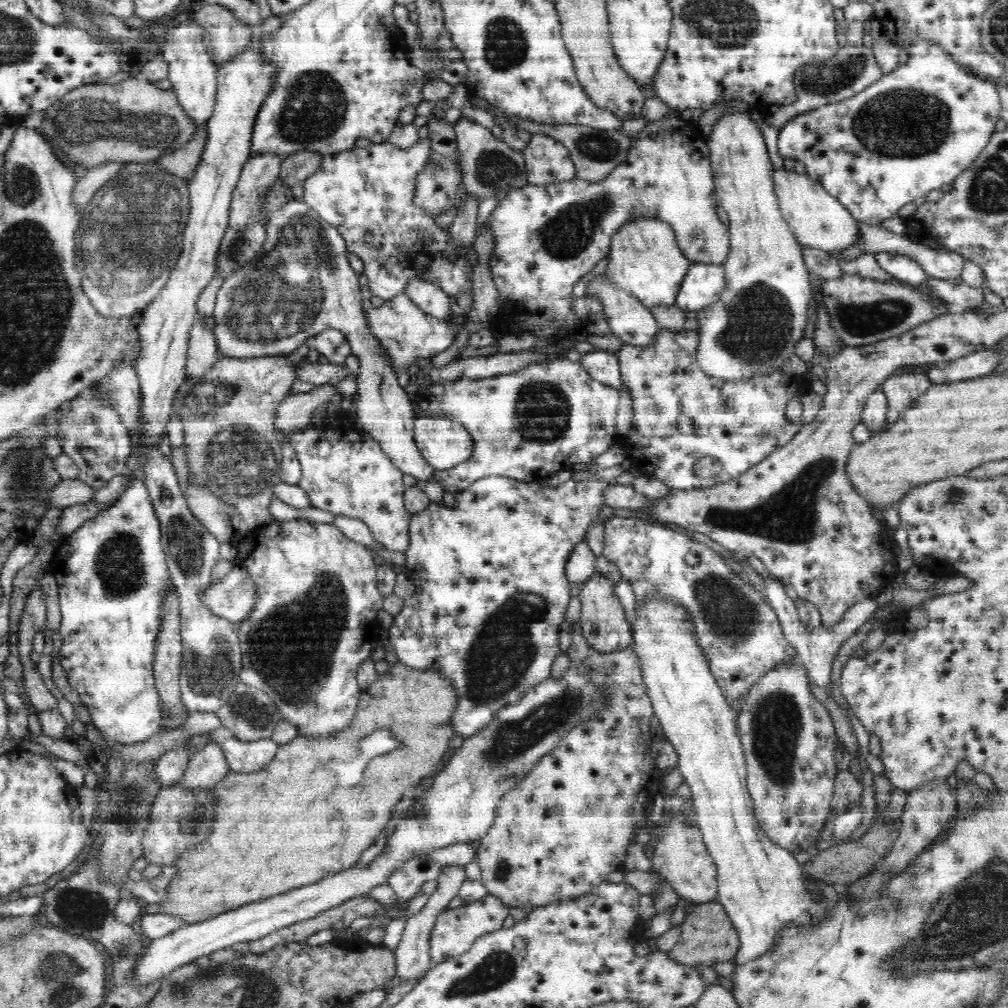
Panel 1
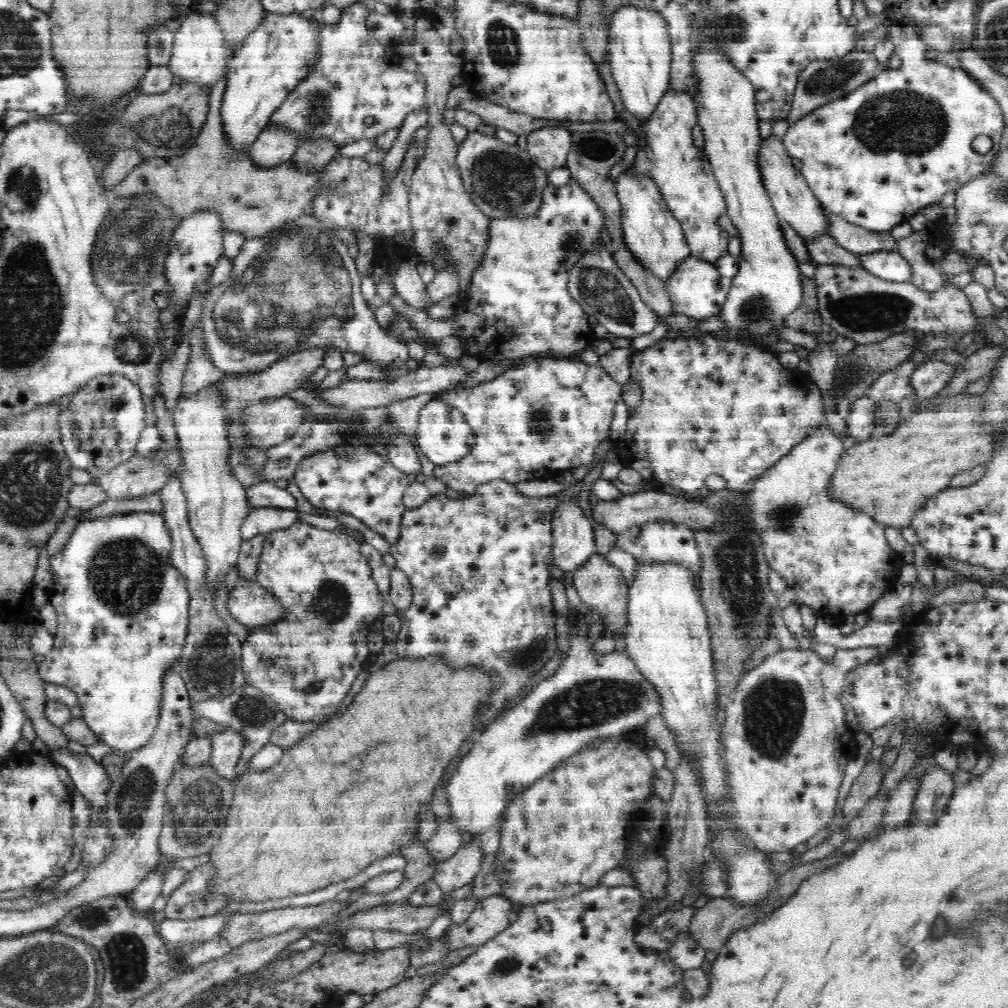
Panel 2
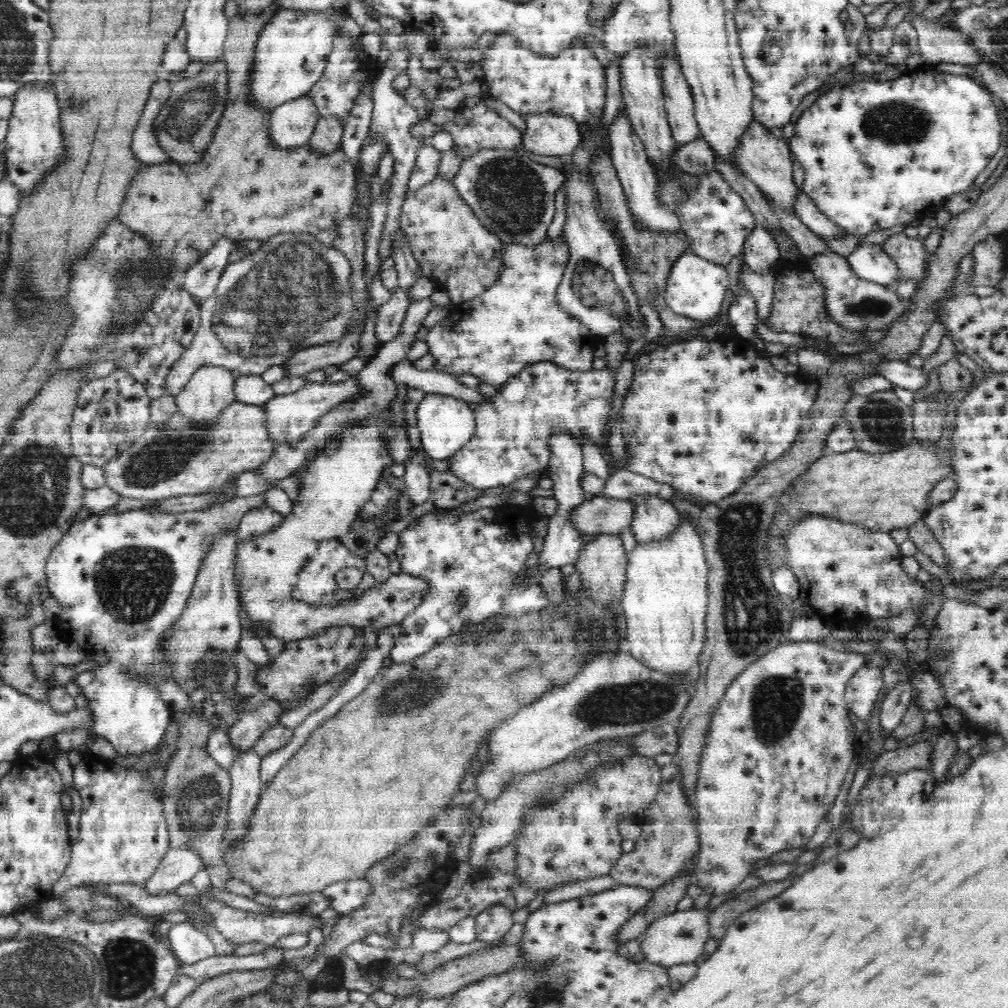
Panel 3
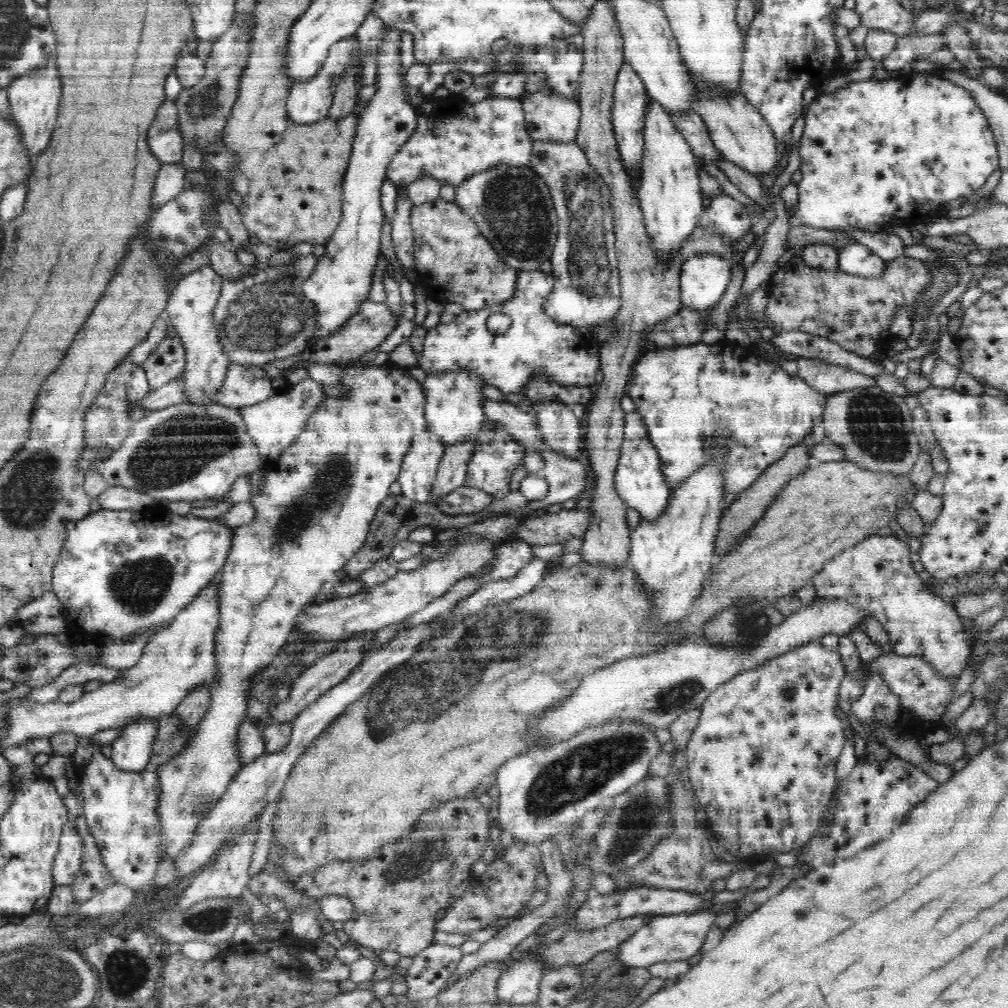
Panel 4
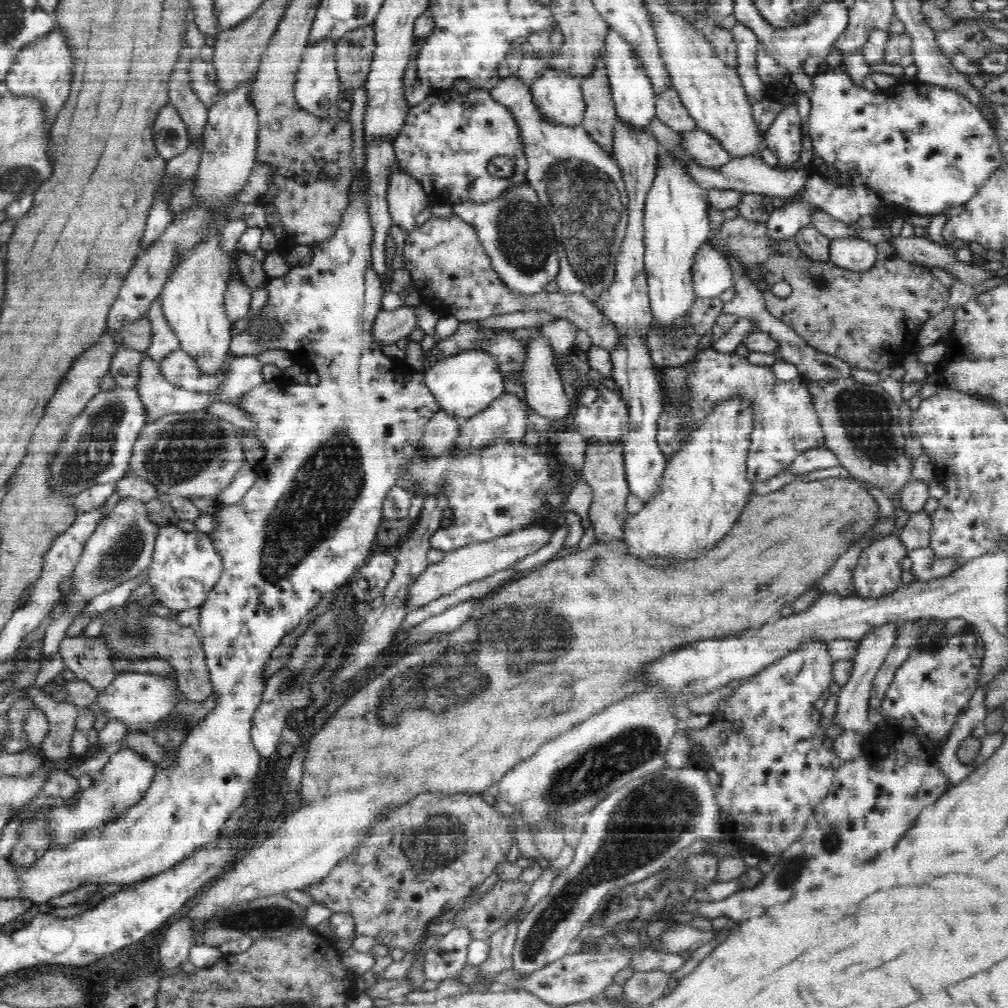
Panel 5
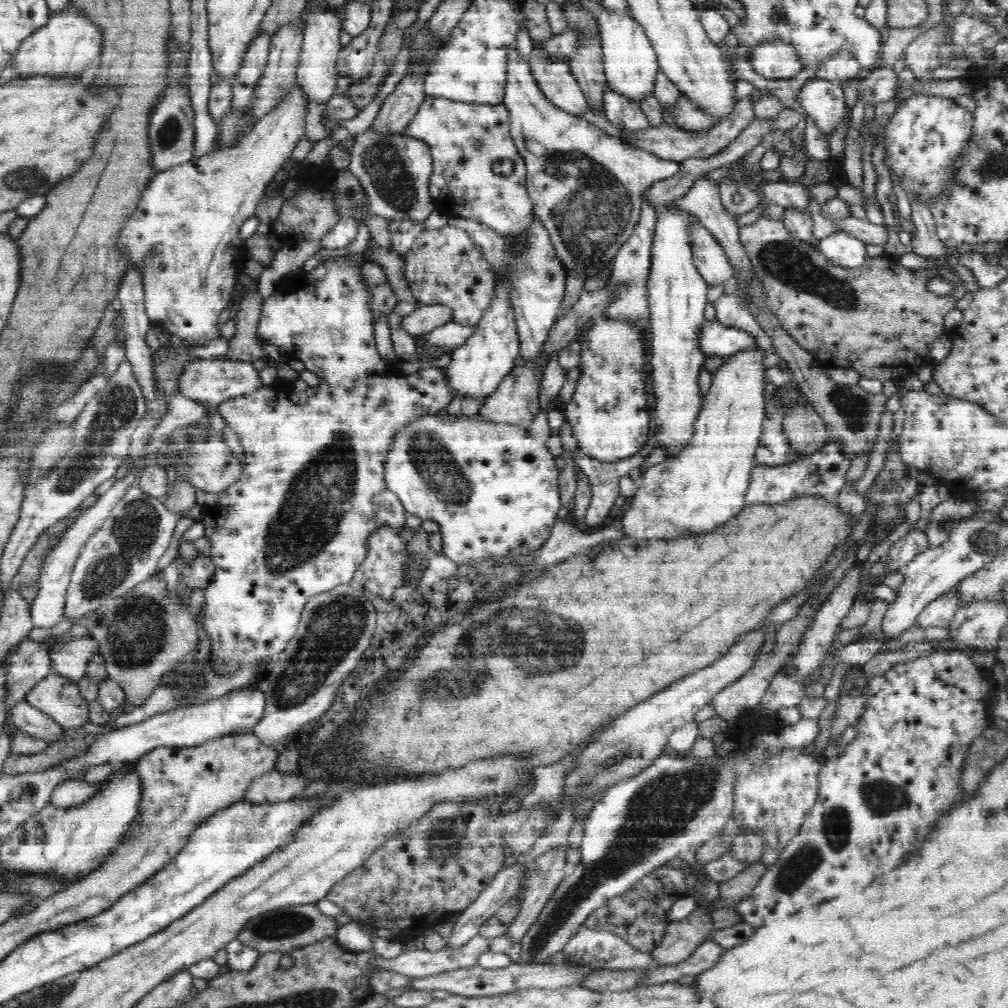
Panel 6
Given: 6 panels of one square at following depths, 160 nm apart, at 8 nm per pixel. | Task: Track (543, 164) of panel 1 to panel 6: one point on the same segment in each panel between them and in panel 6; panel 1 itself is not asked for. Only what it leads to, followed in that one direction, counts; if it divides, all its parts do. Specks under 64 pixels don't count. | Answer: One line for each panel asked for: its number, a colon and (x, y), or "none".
2: (548, 147)
3: (548, 133)
4: (548, 116)
5: (563, 102)
6: (558, 84)

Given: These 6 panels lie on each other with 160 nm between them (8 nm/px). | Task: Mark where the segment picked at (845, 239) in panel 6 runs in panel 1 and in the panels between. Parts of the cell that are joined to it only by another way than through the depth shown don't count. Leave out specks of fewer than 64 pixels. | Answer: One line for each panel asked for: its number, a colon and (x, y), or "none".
1: (901, 267)
2: (891, 266)
3: (869, 261)
4: (856, 258)
5: (855, 254)

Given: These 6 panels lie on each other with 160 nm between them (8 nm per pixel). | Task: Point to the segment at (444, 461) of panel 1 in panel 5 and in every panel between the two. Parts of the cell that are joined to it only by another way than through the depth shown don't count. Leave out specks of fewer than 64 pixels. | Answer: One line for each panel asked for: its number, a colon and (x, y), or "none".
2: (443, 435)
3: (446, 424)
4: (454, 411)
5: (464, 384)

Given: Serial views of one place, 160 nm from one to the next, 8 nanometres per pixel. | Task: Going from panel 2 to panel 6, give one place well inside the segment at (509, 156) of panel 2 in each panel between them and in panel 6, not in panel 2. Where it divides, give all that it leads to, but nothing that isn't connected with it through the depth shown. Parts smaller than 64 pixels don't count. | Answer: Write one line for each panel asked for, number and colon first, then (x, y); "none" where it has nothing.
3: (513, 196)
4: (512, 207)
5: (515, 231)
6: (537, 279)

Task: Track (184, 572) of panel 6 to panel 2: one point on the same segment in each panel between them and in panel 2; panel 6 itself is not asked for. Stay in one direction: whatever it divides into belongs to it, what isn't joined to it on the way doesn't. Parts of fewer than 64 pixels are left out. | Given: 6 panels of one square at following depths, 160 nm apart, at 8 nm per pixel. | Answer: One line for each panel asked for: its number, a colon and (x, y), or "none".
2: (122, 606)
3: (126, 577)
4: (123, 572)
5: (185, 566)

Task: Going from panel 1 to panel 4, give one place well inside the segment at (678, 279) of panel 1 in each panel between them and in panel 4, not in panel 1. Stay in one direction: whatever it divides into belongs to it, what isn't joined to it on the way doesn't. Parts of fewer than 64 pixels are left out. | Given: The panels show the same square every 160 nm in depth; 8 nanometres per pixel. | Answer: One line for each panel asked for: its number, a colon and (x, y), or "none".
2: (652, 234)
3: (628, 154)
4: (630, 100)

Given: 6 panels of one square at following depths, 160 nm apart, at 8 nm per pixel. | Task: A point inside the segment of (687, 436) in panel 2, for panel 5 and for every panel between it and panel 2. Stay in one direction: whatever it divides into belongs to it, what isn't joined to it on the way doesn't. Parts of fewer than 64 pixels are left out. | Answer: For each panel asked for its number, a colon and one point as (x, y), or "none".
3: (704, 416)
4: (689, 396)
5: (786, 424)

